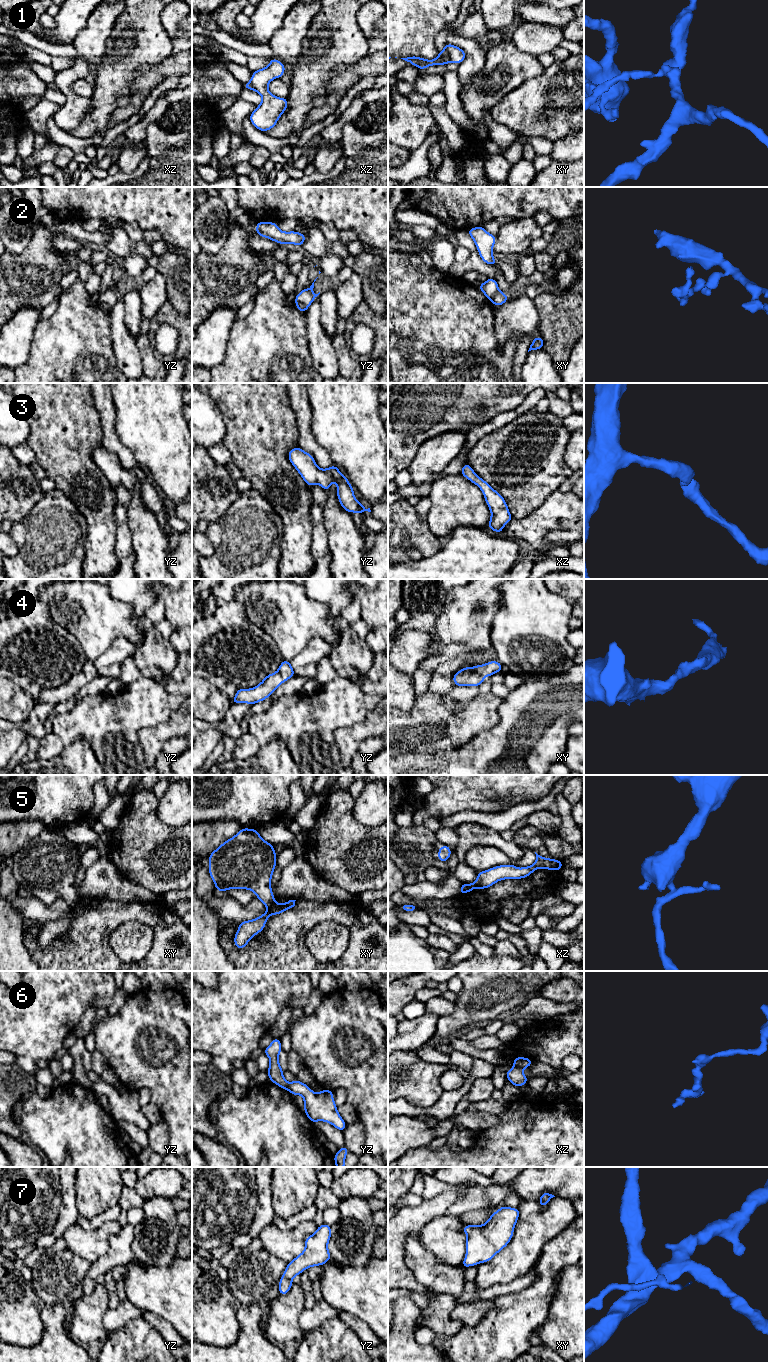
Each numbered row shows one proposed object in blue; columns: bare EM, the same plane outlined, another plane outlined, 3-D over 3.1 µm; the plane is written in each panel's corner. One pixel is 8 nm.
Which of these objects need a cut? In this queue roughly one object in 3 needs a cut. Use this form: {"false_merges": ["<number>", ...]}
{"false_merges": ["1", "2", "5", "6"]}

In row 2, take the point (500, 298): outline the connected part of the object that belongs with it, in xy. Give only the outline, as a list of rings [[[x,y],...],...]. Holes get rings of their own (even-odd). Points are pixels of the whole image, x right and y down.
[[[499,290],[491,302],[493,305],[500,306],[503,305],[509,298],[509,296]]]

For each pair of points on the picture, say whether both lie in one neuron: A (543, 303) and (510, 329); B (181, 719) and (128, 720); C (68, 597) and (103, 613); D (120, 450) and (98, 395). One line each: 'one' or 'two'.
A: two
B: two
C: one
D: one

